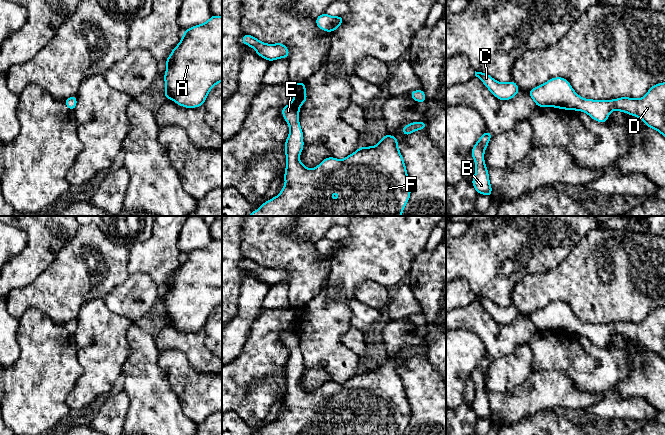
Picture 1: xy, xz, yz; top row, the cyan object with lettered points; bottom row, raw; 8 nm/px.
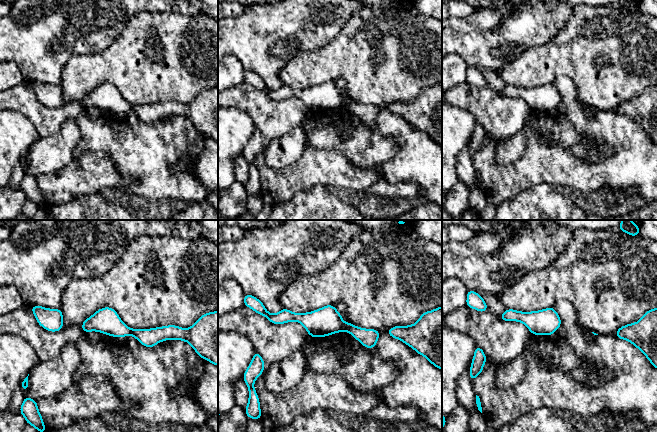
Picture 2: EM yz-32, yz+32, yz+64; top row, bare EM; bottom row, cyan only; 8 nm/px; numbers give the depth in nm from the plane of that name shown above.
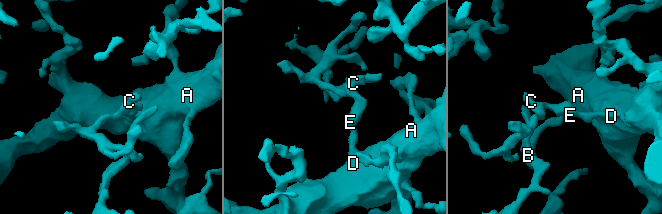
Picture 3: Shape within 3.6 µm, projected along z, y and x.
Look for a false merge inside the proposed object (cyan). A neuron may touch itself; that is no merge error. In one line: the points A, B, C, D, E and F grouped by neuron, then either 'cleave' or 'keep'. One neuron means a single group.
A B C D E F | keep

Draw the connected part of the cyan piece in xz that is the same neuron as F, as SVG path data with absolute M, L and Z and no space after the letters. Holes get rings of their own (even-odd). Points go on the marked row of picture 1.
M305 81L293 83L293 87L293 100L282 108L282 115L291 127L285 142L285 186L278 196L248 216L401 216L410 198L411 186L396 137L384 135L376 146L360 147L342 160L330 156L316 168L308 169L299 161L304 146L299 109L307 100ZM335 190L338 197L333 204L330 194Z

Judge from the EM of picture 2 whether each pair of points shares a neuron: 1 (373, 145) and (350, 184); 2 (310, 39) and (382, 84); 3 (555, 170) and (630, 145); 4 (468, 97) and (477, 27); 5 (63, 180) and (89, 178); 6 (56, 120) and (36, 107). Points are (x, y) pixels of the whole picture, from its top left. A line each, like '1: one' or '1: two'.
1: two
2: two
3: one
4: two
5: one
6: one

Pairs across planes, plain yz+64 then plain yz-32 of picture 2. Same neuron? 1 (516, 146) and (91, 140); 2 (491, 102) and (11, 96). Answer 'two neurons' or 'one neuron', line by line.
1: two neurons
2: one neuron

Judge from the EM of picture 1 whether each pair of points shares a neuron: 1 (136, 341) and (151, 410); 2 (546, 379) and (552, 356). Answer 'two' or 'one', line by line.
1: one
2: two

